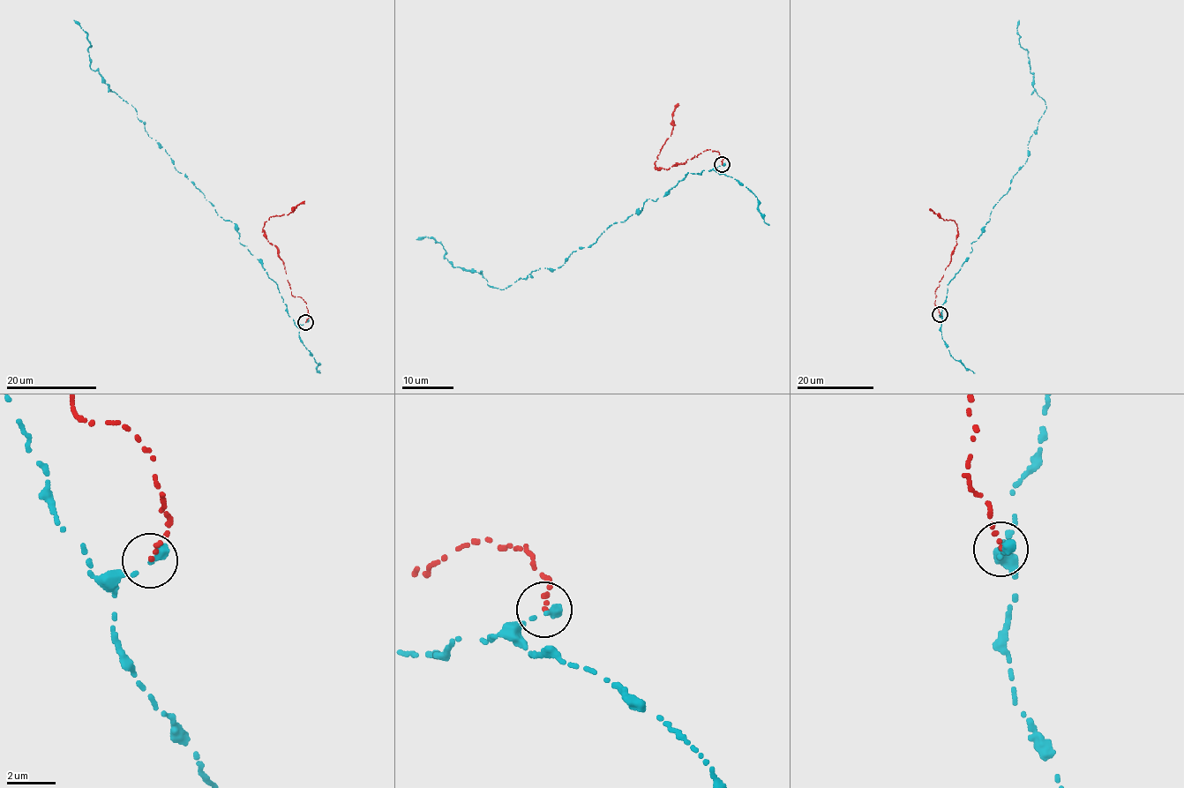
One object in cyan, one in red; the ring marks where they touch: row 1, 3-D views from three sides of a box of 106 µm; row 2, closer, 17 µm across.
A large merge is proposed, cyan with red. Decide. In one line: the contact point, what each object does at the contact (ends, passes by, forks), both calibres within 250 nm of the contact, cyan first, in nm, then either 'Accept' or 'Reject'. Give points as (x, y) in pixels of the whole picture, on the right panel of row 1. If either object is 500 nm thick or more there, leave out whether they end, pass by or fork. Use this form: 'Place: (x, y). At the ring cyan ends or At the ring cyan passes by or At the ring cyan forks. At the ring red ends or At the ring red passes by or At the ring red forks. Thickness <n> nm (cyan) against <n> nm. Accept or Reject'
Place: (940, 314). At the ring cyan ends. At the ring red ends. Thickness 360 nm (cyan) against 140 nm. Reject

